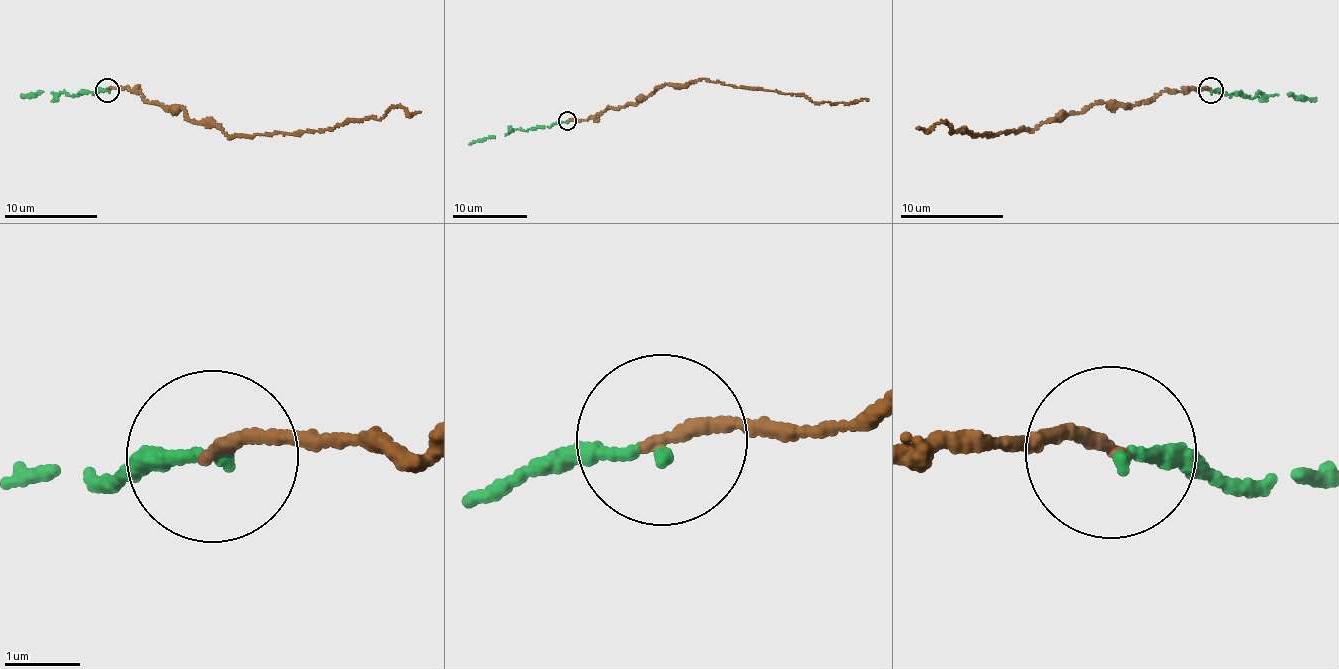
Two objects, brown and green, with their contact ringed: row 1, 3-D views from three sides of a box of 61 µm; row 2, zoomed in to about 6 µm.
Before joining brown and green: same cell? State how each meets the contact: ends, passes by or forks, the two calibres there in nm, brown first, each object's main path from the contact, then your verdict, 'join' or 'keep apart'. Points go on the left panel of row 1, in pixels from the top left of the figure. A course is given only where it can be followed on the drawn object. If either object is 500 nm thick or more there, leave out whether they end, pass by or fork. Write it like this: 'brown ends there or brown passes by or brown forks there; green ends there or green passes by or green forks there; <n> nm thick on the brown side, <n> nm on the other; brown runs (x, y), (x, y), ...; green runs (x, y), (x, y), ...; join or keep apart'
brown ends there; green ends there; 170 nm thick on the brown side, 140 nm on the other; brown runs (106, 90), (127, 88), (182, 108), (227, 135), (332, 130), (396, 106), (420, 112); green runs (107, 90), (99, 89), (95, 93), (79, 92), (72, 96), (38, 91), (21, 97); join

